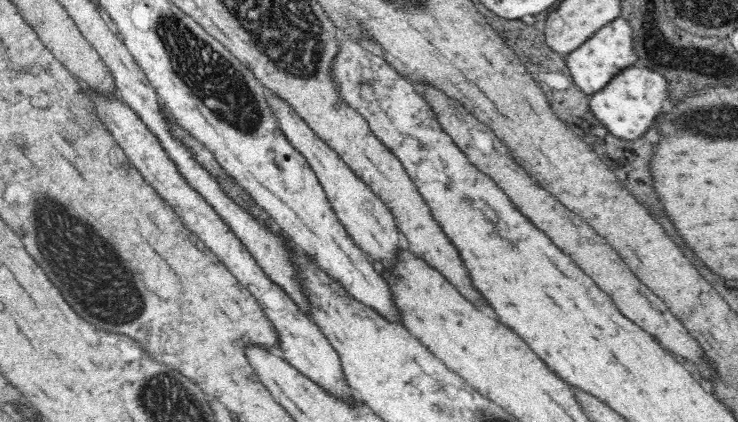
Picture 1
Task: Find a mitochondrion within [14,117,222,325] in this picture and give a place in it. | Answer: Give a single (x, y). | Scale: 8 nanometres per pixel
(53, 217)

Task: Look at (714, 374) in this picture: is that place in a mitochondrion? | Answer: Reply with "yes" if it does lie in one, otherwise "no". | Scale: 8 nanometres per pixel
no

